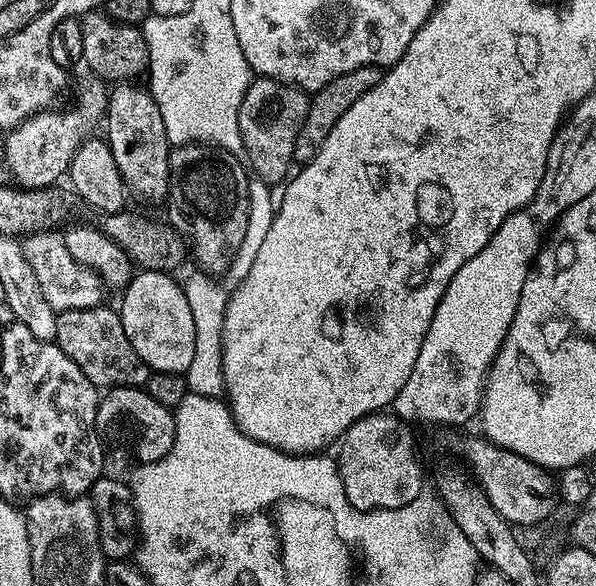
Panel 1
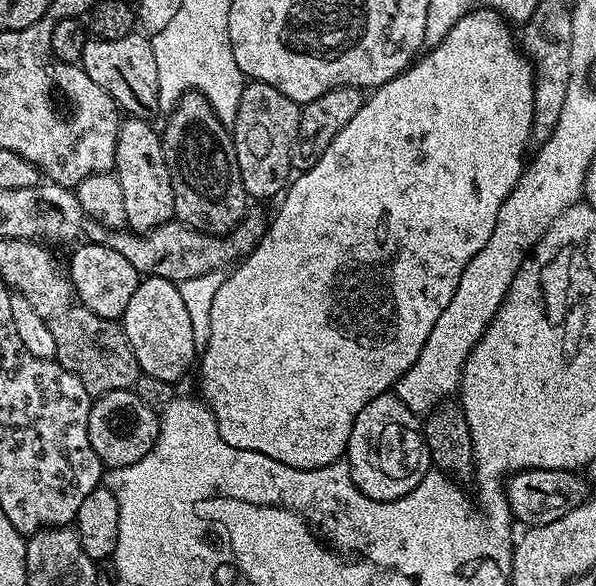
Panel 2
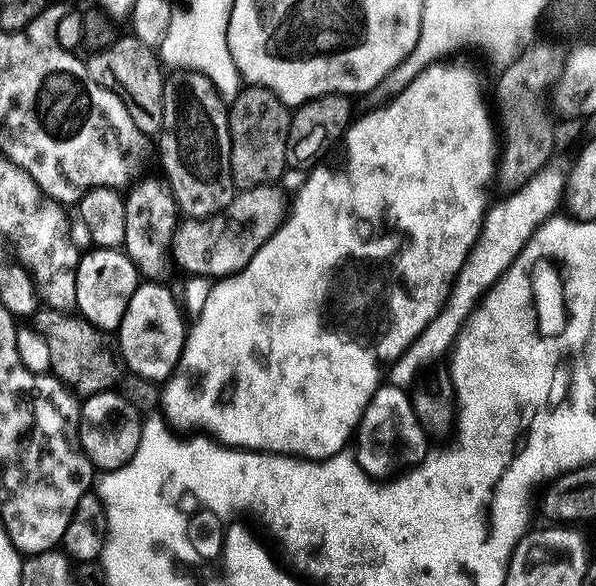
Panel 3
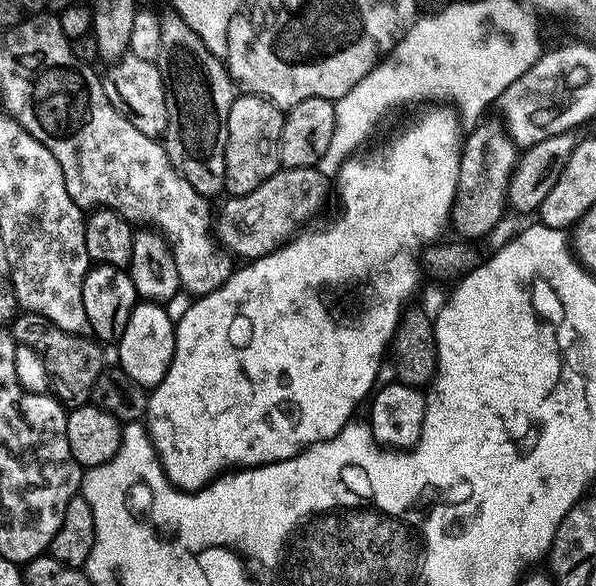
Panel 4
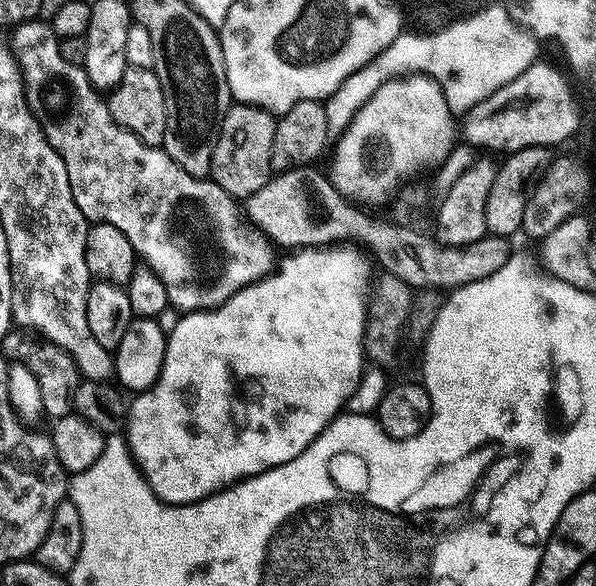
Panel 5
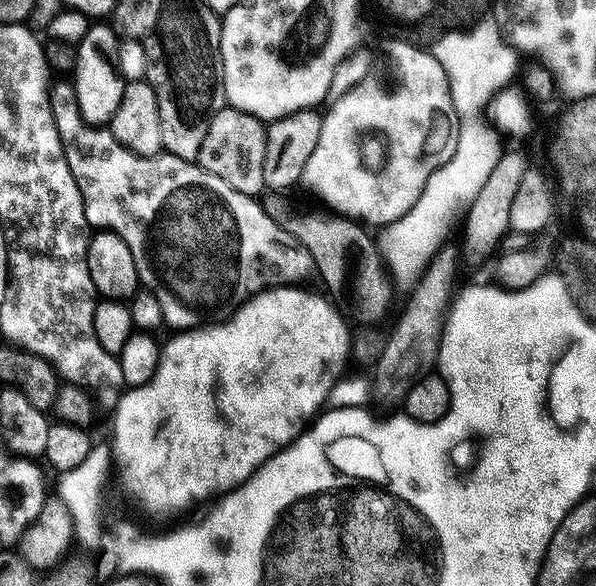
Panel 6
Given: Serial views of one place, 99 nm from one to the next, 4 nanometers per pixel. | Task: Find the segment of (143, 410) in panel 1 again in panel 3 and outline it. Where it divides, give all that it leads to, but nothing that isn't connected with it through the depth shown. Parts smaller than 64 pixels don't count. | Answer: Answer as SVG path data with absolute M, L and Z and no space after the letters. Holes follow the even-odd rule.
M109 390L93 396L83 397L80 406L80 449L92 463L93 469L100 472L118 470L118 466L126 466L130 458L134 458L134 450L138 450L138 438L142 434L140 421L142 414L119 391Z

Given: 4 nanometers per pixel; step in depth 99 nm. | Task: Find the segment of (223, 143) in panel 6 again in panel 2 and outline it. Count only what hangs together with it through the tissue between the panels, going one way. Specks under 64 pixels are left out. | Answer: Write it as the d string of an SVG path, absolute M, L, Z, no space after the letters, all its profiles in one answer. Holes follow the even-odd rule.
M254 80L245 83L238 106L238 114L230 125L230 131L242 186L247 190L249 197L256 199L257 196L260 200L268 200L271 196L276 195L279 197L293 179L292 147L296 145L298 138L300 110L301 105L295 104L290 98L286 98L286 94L282 94L282 90L274 90L274 86L270 86L266 82Z

